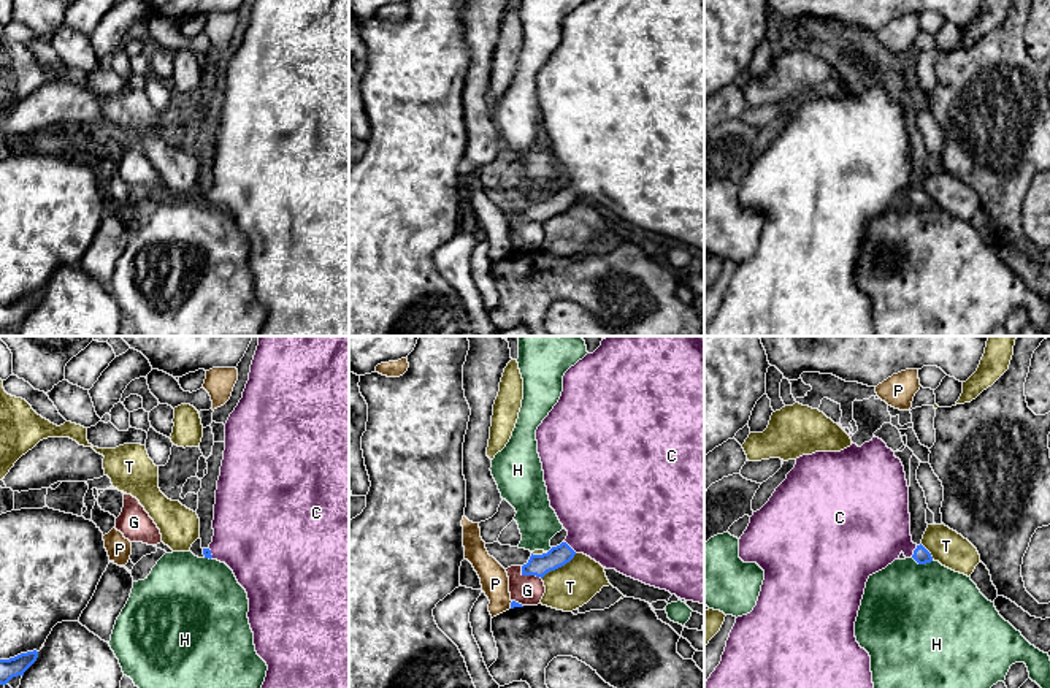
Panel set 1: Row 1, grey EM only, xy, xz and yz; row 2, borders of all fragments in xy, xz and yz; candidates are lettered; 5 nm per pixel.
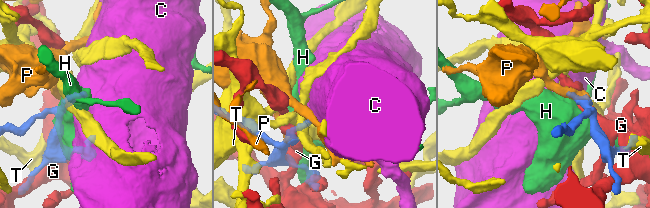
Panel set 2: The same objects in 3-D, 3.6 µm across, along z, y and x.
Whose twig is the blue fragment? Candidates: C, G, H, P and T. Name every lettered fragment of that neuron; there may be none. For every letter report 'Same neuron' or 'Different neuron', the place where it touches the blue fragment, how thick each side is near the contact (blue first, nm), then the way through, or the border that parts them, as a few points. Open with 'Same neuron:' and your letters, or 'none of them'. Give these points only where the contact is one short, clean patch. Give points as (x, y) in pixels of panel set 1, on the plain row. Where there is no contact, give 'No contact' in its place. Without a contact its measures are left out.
Same neuron: C
C: Same neuron. Touches blue at xz (568, 191). Thickness 110 nm (blue) against 440 nm. Path across: xz (538, 210), (551, 206), (568, 191), (608, 162)
G: Different neuron. Touches blue at xz (528, 219). Thickness 110 nm (blue) against 160 nm
H: Different neuron. Touches blue at yz (923, 208). Thickness 80 nm (blue) against 500 nm
P: Different neuron. Touches blue at xz (511, 249). Thickness 30 nm (blue) against 140 nm. Boundary: xz (513, 246), (509, 252)
T: Different neuron. Touches blue at xz (559, 211). Thickness 110 nm (blue) against 220 nm

